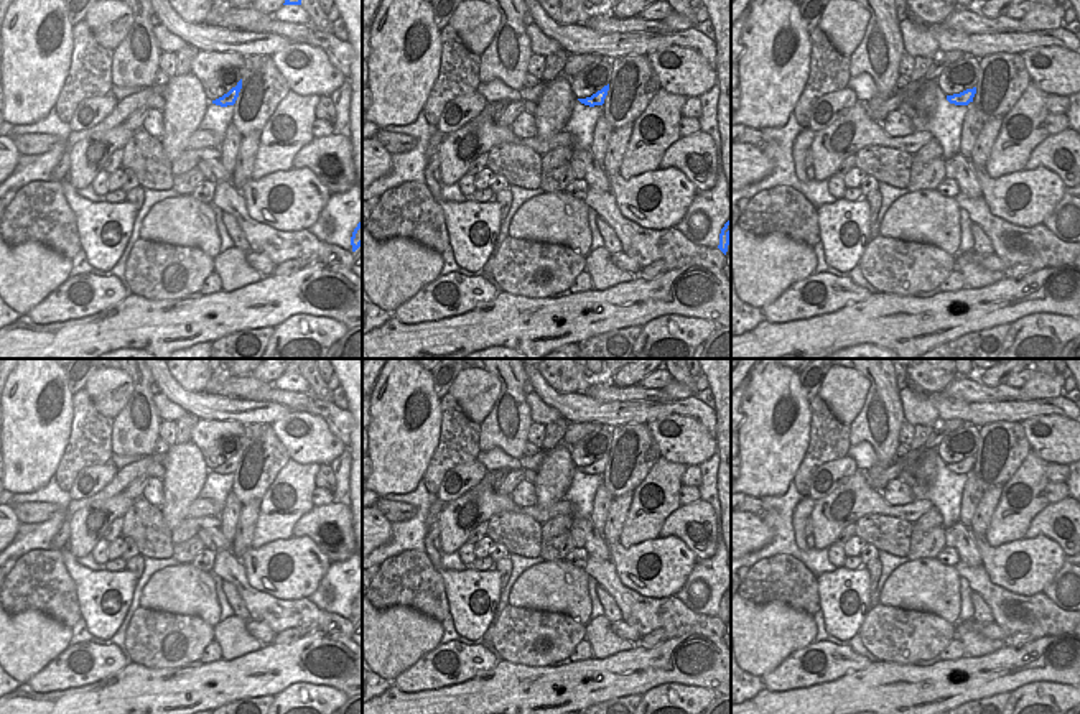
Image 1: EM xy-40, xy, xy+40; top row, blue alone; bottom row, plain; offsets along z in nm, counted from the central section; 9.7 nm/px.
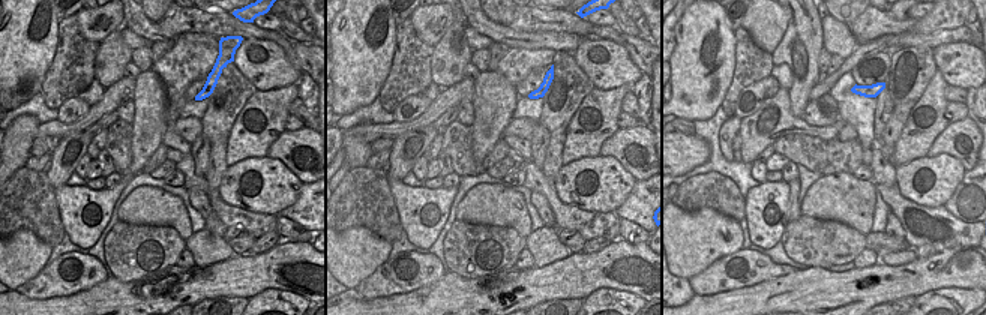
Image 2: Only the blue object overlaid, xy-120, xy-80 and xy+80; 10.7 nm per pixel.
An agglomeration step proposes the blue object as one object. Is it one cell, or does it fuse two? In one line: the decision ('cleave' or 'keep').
keep

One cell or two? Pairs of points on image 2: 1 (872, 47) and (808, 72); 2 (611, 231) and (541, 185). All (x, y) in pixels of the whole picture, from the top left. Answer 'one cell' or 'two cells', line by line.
1: two cells
2: one cell

